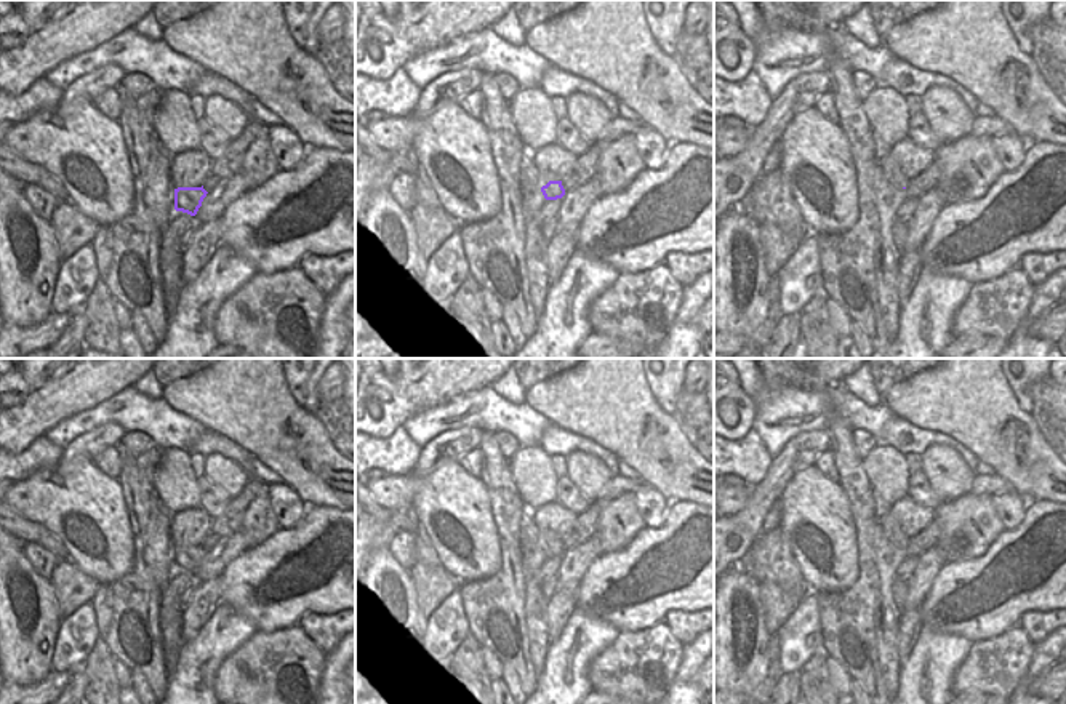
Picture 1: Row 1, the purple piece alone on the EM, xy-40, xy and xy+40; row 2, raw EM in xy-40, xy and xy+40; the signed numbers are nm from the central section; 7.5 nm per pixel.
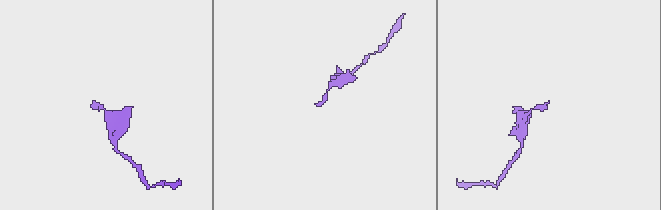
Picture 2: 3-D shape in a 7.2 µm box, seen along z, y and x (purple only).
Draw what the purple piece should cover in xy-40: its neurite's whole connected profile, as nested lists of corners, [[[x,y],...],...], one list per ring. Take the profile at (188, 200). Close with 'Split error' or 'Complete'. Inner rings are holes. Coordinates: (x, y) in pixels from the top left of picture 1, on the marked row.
[[[178,187],[174,189],[174,210],[195,216],[202,206],[206,190],[202,187]]]. Complete

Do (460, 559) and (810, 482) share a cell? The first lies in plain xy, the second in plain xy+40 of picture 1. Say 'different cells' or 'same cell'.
same cell

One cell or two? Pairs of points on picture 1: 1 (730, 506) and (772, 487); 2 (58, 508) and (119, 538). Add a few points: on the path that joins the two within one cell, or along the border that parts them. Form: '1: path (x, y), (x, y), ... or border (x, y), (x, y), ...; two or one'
1: border (754, 487), (748, 503), (730, 516); two
2: path (72, 508), (85, 509), (104, 527); one

